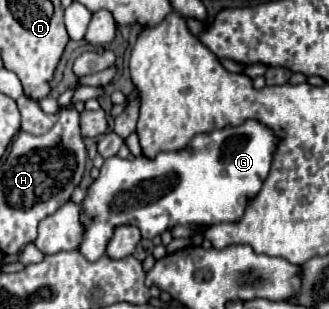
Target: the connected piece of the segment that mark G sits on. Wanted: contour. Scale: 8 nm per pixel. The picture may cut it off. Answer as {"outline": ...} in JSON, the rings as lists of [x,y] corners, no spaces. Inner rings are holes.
{"outline":[[[246,120],[240,126],[198,134],[184,150],[160,152],[152,160],[142,154],[134,158],[106,158],[80,204],[84,234],[78,252],[90,262],[98,260],[104,256],[114,228],[122,224],[138,226],[142,238],[152,240],[180,224],[238,222],[246,204],[268,178],[278,142],[280,138],[268,126],[258,120]]]}

